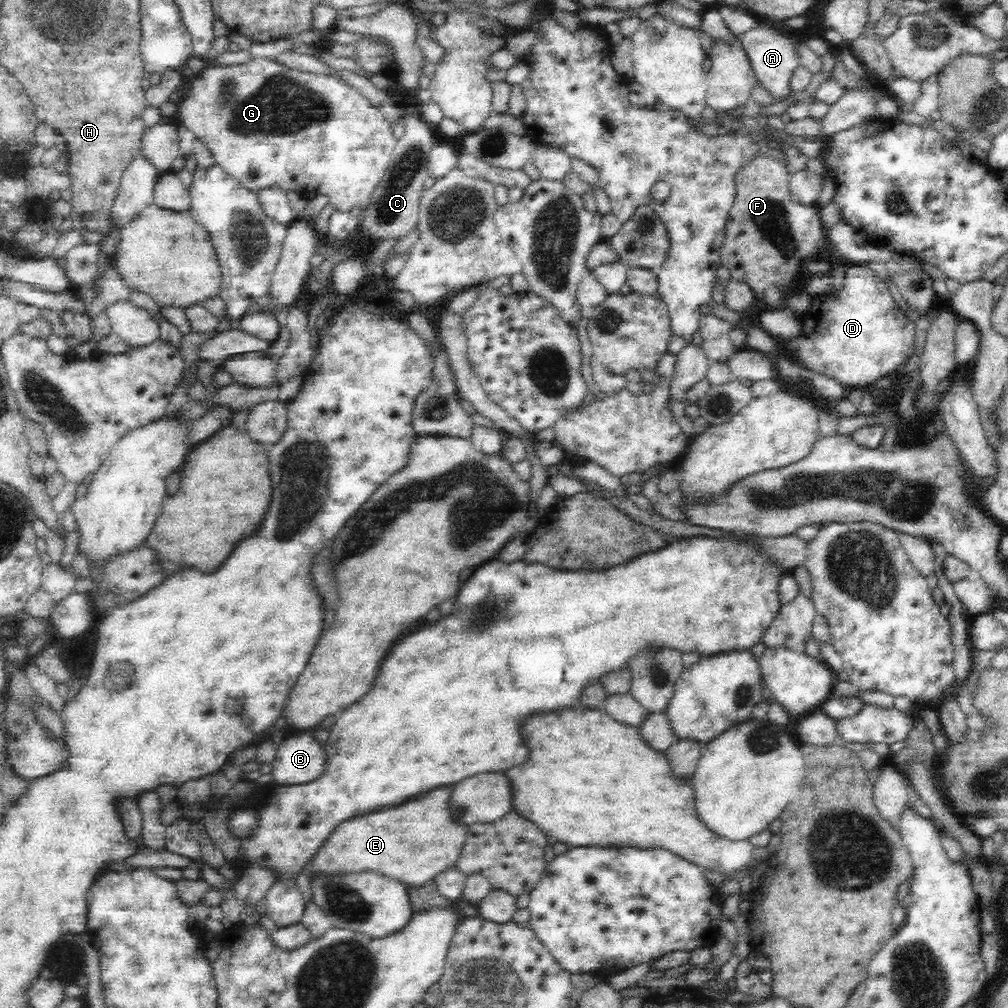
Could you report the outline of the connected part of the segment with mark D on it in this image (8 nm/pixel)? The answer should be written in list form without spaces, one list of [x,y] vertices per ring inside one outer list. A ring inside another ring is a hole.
[[[846,265],[843,272],[846,276],[838,296],[816,296],[816,300],[812,300],[812,306],[798,315],[798,340],[790,340],[786,342],[786,346],[804,367],[833,378],[840,384],[846,384],[846,388],[866,389],[879,378],[901,370],[912,356],[915,325],[906,320],[904,311],[899,310],[889,293],[886,281],[876,277],[876,273],[867,265]]]

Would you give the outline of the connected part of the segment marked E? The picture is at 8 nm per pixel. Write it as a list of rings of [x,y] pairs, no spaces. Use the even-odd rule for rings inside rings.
[[[450,786],[436,788],[436,790],[420,794],[414,800],[408,800],[404,804],[378,809],[364,814],[364,816],[353,816],[347,821],[341,822],[329,834],[329,837],[312,858],[308,876],[312,878],[318,873],[320,875],[324,873],[326,876],[337,876],[337,874],[361,873],[364,870],[372,870],[372,872],[392,876],[392,878],[400,880],[402,884],[410,884],[410,886],[426,884],[437,874],[454,866],[466,840],[466,825],[458,824],[454,817],[450,818],[450,809],[446,810],[448,800],[450,800]]]

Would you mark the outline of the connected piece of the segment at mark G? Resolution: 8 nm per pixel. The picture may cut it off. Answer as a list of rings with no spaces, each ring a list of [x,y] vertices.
[[[253,58],[246,64],[238,66],[224,66],[209,63],[196,76],[187,80],[184,84],[185,93],[181,101],[176,104],[178,116],[182,120],[183,126],[192,132],[197,140],[204,143],[214,155],[216,165],[222,167],[232,178],[236,179],[243,187],[248,189],[265,189],[268,187],[278,187],[282,190],[294,190],[301,193],[306,199],[311,199],[316,194],[325,194],[329,198],[329,203],[334,211],[349,212],[354,206],[364,208],[370,206],[370,194],[378,186],[388,164],[391,154],[394,152],[397,138],[394,137],[391,124],[384,120],[380,109],[370,105],[370,101],[354,87],[342,82],[338,78],[330,75],[312,74],[309,71],[295,70],[275,60],[266,58]]]

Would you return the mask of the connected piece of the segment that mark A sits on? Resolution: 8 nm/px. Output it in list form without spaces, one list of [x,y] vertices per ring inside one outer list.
[[[762,23],[741,34],[740,43],[750,60],[751,69],[755,71],[755,77],[758,77],[758,84],[775,96],[776,101],[794,94],[793,90],[789,90],[789,82],[796,68],[800,67],[796,47],[796,43],[800,42],[798,34],[792,36],[789,30],[773,28]]]

